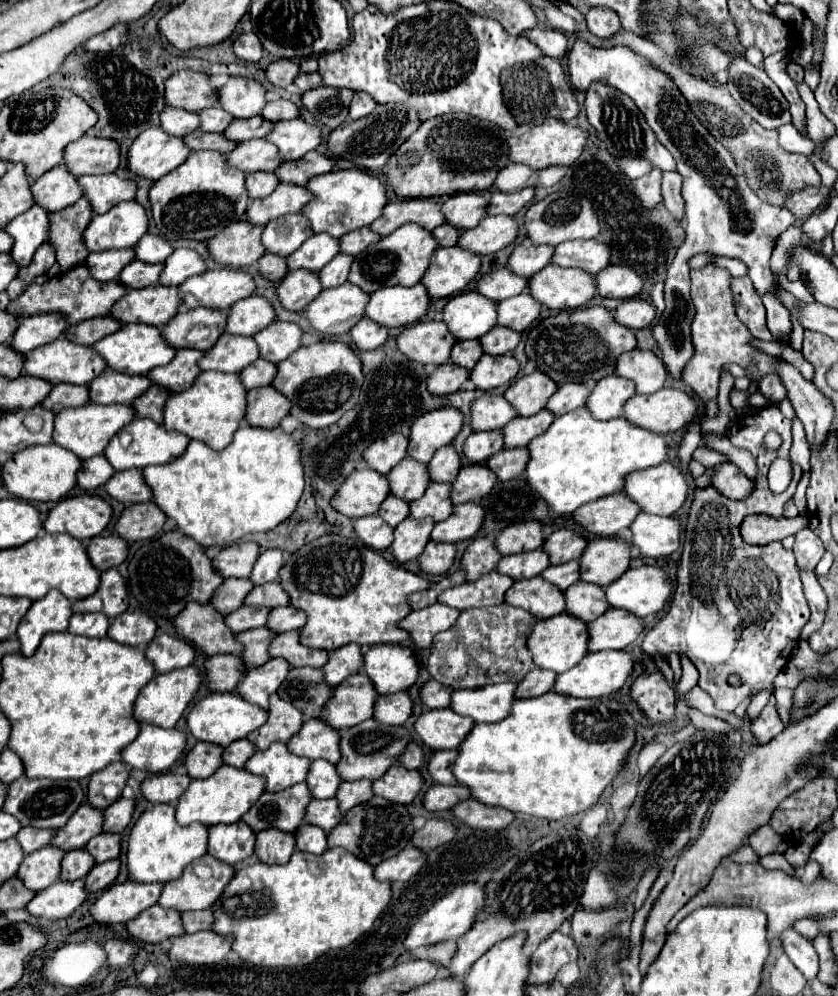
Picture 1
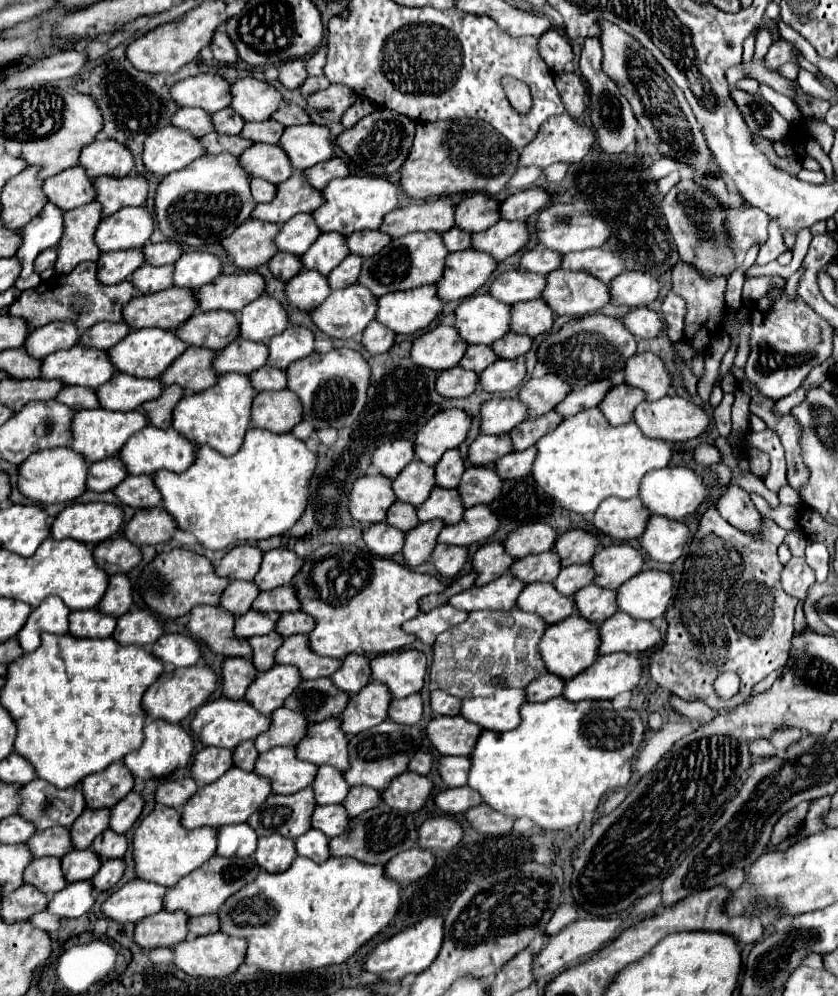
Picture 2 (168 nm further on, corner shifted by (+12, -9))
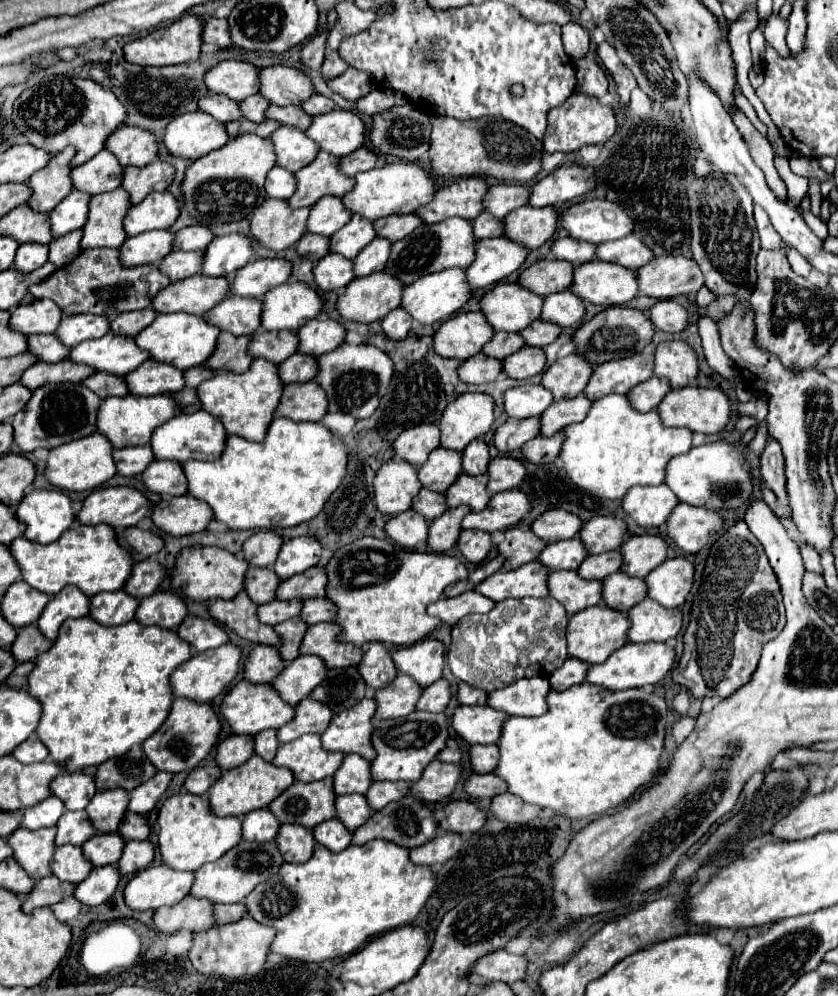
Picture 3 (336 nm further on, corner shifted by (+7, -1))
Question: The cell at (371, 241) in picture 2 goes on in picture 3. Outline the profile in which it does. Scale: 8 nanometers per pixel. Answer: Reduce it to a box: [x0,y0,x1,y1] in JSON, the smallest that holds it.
[376,214,422,242]

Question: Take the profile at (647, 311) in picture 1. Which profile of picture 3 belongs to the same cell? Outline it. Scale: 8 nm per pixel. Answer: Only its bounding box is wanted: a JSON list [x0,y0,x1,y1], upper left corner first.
[648,300,688,332]

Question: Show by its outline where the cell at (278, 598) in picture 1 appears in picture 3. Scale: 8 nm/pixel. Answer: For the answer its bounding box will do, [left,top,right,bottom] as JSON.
[278,564,328,600]

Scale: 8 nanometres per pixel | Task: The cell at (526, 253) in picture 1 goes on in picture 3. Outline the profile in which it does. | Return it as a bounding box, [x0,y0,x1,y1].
[552,238,596,264]

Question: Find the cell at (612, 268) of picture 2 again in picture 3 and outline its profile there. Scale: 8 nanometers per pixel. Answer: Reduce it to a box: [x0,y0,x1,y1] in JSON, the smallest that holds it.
[598,234,654,270]

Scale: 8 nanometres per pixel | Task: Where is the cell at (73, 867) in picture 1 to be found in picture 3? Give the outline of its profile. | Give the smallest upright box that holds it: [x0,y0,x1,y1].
[82,832,126,866]

